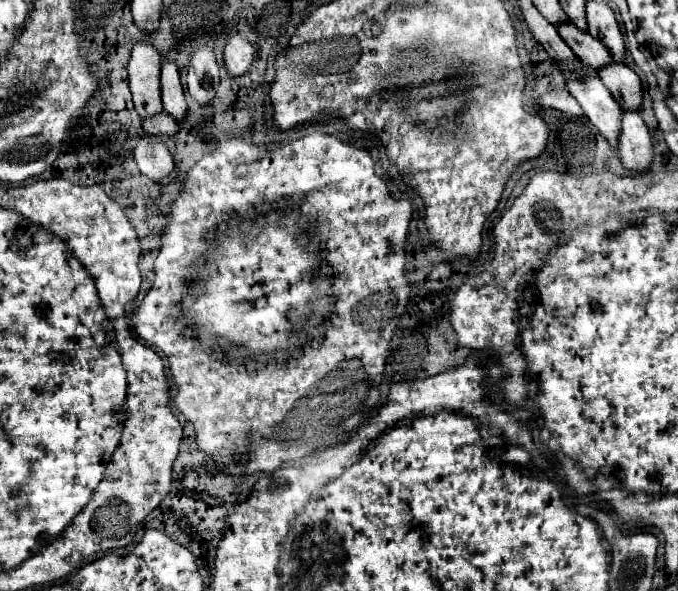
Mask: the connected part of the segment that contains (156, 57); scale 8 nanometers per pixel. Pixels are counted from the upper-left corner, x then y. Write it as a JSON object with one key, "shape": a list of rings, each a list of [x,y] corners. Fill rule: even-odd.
{"shape":[[[137,43],[129,61],[129,87],[133,93],[135,111],[141,119],[149,115],[159,115],[163,111],[161,105],[161,55],[149,43]]]}

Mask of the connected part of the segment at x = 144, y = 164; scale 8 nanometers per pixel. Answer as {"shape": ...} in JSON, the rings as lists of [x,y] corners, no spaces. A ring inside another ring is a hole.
{"shape":[[[159,139],[141,141],[133,155],[135,155],[135,161],[139,165],[139,171],[157,183],[163,181],[175,169],[175,163],[173,163],[169,149]]]}

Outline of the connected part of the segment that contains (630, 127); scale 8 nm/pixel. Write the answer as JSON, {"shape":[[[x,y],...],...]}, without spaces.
{"shape":[[[623,111],[623,131],[619,135],[619,159],[623,163],[623,167],[631,173],[637,175],[637,171],[649,171],[651,163],[653,163],[653,145],[651,145],[651,137],[647,131],[647,125],[643,123],[639,113],[633,111]]]}

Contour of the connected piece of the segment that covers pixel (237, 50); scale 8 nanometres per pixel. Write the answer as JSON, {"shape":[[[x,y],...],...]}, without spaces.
{"shape":[[[235,35],[225,45],[223,63],[225,63],[225,69],[227,69],[227,73],[231,77],[241,77],[241,75],[249,73],[251,63],[253,63],[253,57],[255,57],[253,45],[245,37]]]}

